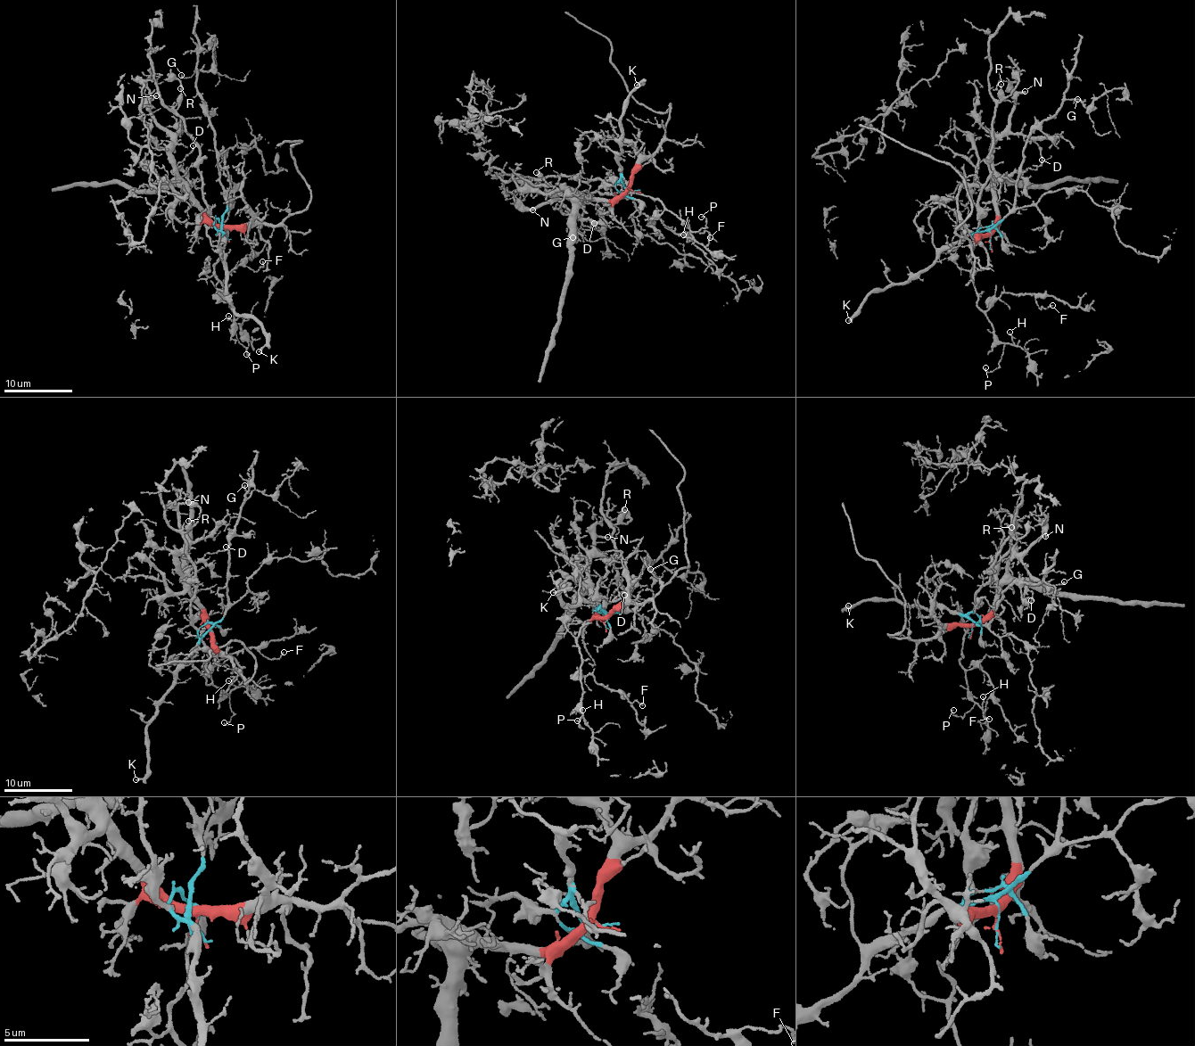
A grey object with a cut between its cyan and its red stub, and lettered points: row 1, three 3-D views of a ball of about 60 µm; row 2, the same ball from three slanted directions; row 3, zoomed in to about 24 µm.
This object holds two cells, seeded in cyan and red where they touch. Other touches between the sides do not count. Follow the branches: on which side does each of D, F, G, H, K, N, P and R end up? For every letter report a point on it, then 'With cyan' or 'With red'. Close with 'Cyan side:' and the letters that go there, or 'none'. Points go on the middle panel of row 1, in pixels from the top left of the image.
D: Place: (594, 223). With red
F: Place: (710, 237). With cyan
G: Place: (572, 237). With cyan
H: Place: (683, 234). With cyan
K: Place: (637, 85). With cyan
N: Place: (532, 210). With red
P: Place: (701, 217). With cyan
R: Place: (536, 172). With cyan
Cyan side: F, G, H, K, P, R

